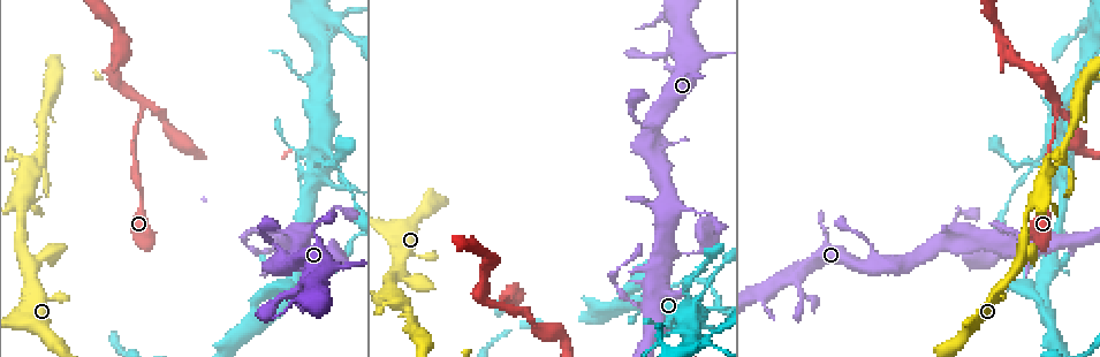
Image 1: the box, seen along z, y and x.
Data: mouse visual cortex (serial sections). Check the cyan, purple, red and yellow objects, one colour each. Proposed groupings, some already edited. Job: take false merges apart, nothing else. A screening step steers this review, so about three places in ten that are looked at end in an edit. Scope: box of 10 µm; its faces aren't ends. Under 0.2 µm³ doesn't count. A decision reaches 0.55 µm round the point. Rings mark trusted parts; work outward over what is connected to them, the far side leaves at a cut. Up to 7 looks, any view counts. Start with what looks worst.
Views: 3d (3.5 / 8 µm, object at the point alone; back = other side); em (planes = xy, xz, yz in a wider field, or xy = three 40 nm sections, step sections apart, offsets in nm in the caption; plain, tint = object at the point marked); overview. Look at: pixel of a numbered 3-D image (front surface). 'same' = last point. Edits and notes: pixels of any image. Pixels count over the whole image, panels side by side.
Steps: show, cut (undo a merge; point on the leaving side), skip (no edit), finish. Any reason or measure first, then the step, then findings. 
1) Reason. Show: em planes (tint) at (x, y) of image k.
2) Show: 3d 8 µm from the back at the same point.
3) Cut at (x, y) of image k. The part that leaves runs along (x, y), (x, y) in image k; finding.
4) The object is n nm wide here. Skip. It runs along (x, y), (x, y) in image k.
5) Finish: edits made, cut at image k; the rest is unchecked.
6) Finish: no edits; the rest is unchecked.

Side arm on a straight run. Show: 3d 3.5 µm at (1055, 107) of image 1.

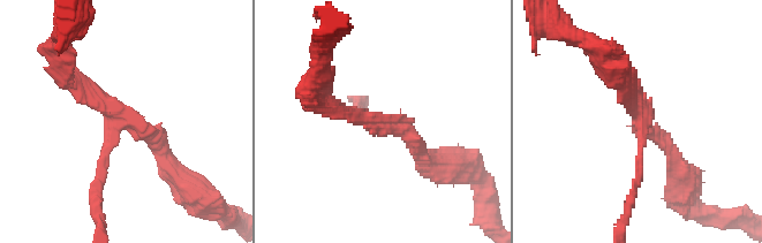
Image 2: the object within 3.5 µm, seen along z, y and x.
3 arms meet here; the arms are 150, 200, 200 nm wide; now the EM. Show: em xy step 3 (tint) at (644, 122) of image 2.

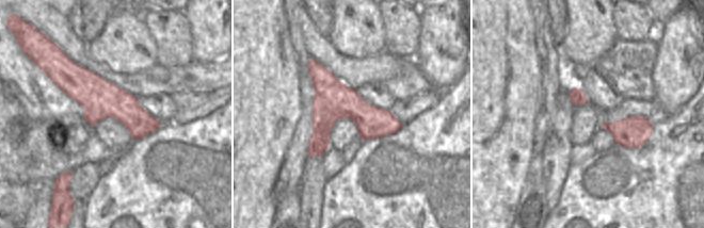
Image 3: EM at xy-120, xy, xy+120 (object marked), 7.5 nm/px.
The object is 300 nm wide here. Skip. It runs along (59, 69), (156, 126) in image 3; continuous, no second cell.

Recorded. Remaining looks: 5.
Show: 3d 3.5 µm at (1039, 188) of image 1.

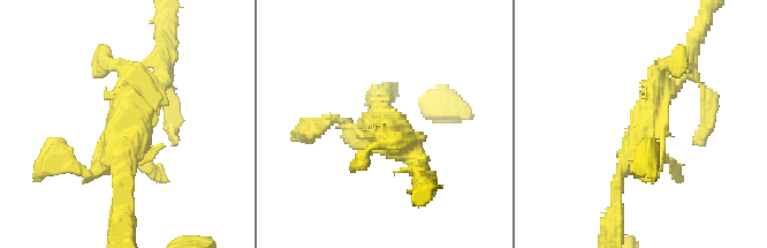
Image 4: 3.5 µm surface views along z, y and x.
Shape alone is not enough. Show: em xy step 2 (tint) at (644, 126) of image 4.

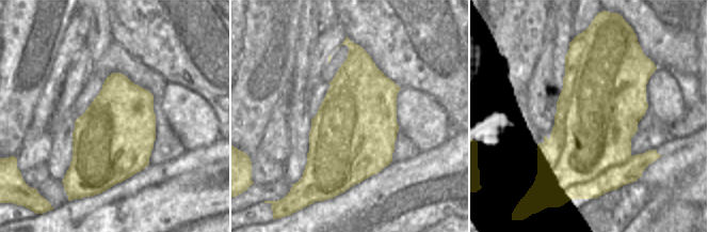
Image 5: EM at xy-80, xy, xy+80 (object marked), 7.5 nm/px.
Another direction. Show: em xy step 5 (tint) at the same point.

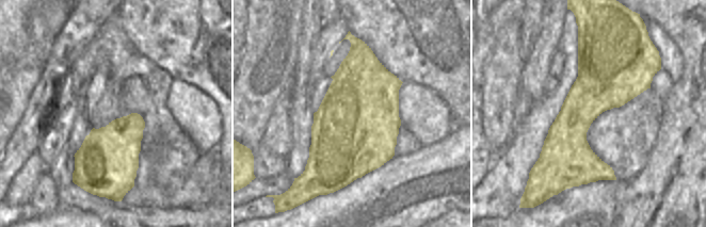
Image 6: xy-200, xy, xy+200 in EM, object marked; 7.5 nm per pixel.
Skip. It runs along (617, 198), (652, 104), (678, 79) in image 4; continuous, no second cell.

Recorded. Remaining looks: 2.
Thin arm on a thick one. Show: 3d 3.5 µm at (321, 87) of image 1.

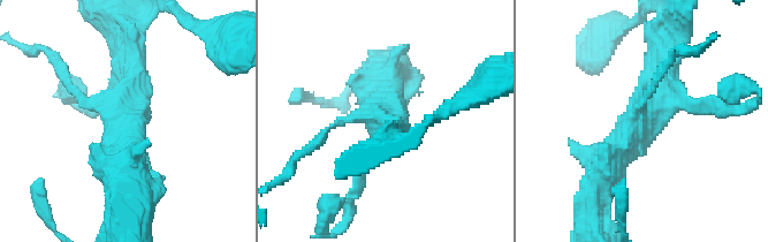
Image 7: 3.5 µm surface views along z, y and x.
4 arms meet here; the arms are 100, 200, 400, 450 nm wide; now the EM. Show: em xy step 5 (tint) at (382, 113) of image 7.

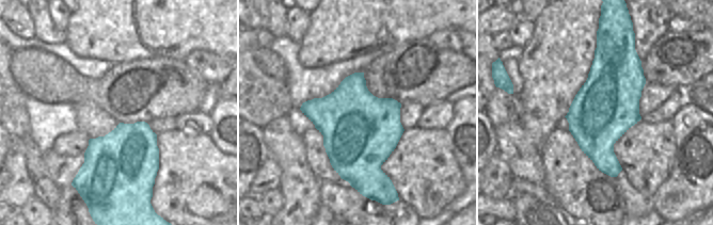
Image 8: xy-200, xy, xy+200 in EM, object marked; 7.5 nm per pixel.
Skip. It runs along (598, 186), (648, 108), (669, 47) in image 7; continuous, no second cell.

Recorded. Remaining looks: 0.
Finish: no edits; the rest is unchecked.

